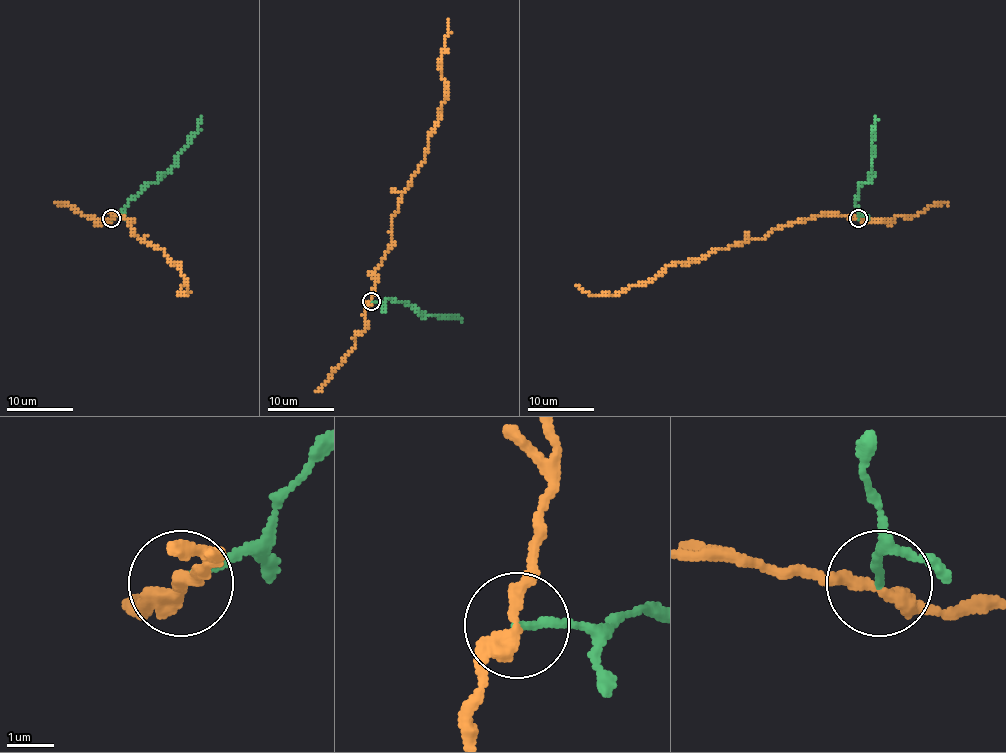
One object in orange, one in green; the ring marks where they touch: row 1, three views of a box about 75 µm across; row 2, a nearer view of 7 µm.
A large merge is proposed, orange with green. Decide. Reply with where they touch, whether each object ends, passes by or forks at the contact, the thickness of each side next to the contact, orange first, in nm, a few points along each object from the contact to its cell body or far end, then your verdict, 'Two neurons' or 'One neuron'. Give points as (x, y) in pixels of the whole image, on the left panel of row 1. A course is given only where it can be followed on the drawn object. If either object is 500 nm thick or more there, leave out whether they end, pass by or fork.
Place: (111, 218). At the ring orange passes by. At the ring green ends. Thickness 280 nm (orange) against 180 nm. Course of orange: (110, 218), (130, 221), (137, 238), (162, 248), (180, 265), (187, 283), (180, 295), (187, 286). Course of green: (110, 218), (170, 168), (175, 157), (197, 130), (200, 117). Two neurons

